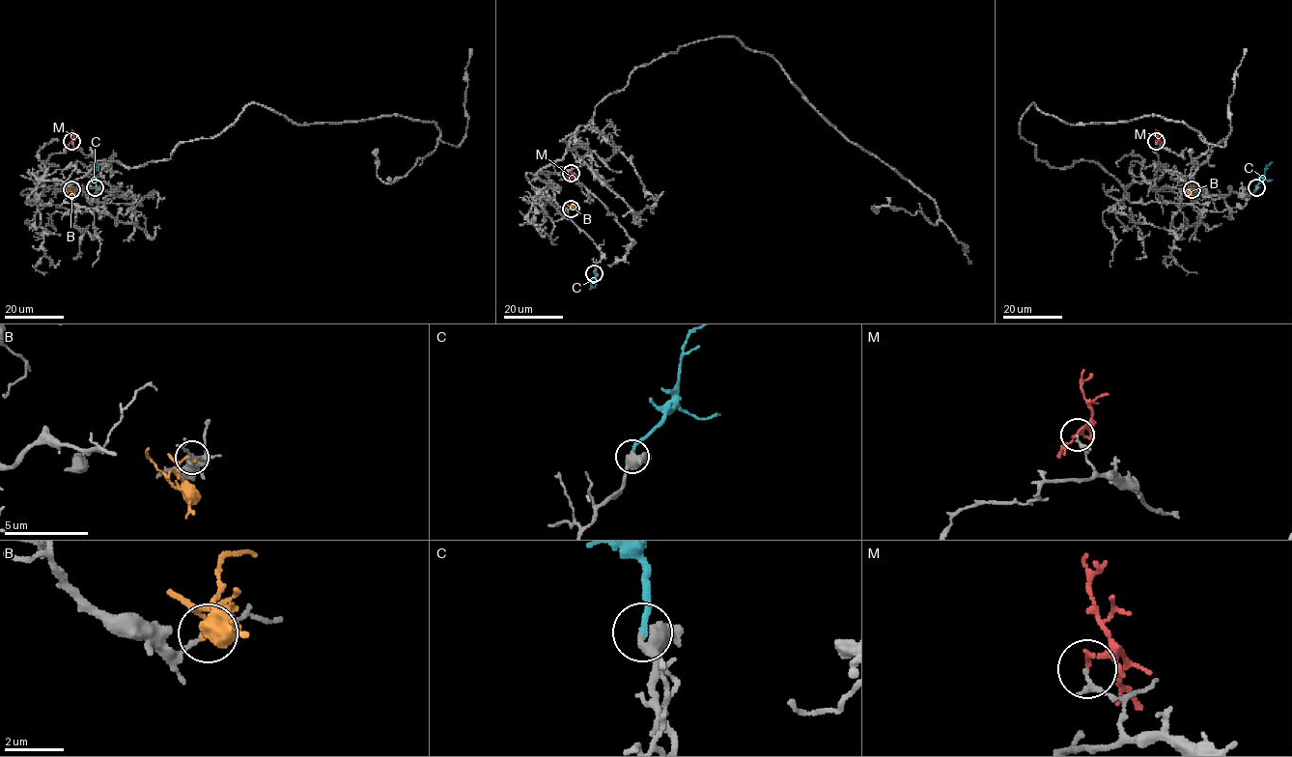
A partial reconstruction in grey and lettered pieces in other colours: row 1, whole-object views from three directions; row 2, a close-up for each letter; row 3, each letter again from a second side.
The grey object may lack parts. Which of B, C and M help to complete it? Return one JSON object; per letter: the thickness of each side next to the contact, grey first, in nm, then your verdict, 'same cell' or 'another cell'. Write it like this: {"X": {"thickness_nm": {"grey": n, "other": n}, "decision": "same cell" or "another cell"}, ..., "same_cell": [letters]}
{"B": {"thickness_nm": {"grey": 120, "other": 110}, "decision": "another cell"}, "C": {"thickness_nm": {"grey": 260, "other": 200}, "decision": "same cell"}, "M": {"thickness_nm": {"grey": 140, "other": 120}, "decision": "another cell"}, "same_cell": ["C"]}

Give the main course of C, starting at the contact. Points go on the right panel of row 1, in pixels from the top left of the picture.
C: (1256, 187), (1272, 161)

